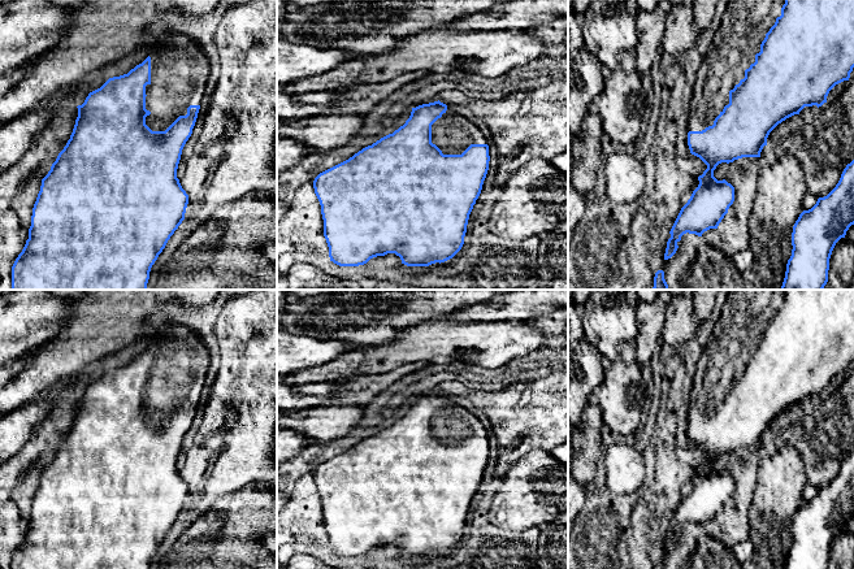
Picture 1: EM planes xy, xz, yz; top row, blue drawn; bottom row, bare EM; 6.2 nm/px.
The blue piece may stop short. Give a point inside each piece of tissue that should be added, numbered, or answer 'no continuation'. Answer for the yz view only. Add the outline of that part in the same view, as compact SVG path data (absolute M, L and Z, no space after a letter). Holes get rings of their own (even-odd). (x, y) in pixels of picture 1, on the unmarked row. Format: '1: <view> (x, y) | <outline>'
1: yz (745, 313) | M731 290L695 368L689 422L702 422L729 395L729 382L755 353L766 325L781 307L785 290Z

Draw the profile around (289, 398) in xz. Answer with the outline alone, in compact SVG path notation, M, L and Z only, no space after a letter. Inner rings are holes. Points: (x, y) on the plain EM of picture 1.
M277 379L277 413L330 405L331 395L344 382L322 382L289 386Z

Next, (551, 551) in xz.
M568 512L538 526L534 551L537 569L568 569Z

